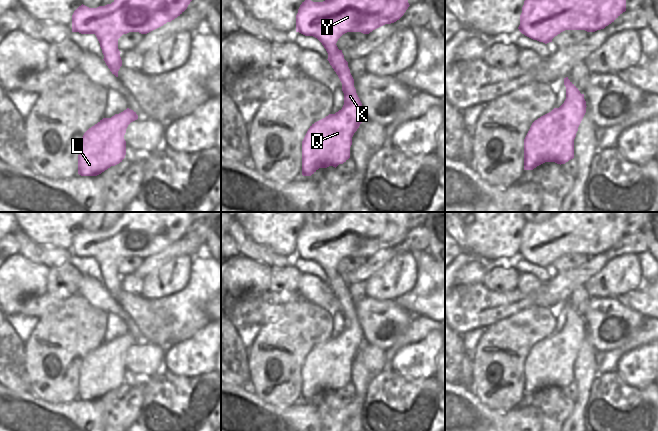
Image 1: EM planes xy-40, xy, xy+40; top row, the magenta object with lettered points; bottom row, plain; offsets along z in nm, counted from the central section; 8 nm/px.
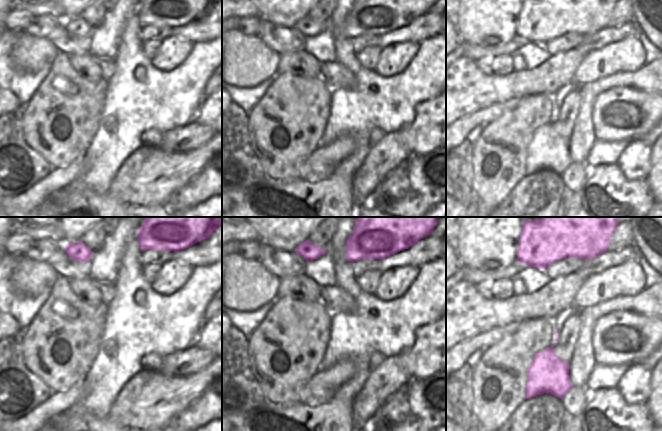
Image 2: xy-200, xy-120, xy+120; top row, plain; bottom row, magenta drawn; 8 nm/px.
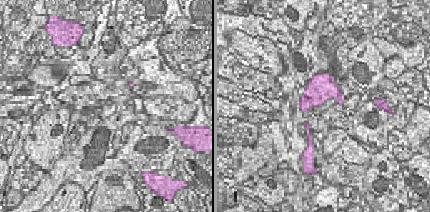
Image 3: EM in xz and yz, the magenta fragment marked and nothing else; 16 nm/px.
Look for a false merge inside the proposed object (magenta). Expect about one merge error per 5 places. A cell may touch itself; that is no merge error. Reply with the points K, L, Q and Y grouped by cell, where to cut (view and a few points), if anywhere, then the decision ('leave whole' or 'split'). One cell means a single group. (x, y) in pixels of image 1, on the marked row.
K L Q Y | no cut | leave whole

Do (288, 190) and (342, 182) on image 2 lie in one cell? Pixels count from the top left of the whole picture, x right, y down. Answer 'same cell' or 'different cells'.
same cell

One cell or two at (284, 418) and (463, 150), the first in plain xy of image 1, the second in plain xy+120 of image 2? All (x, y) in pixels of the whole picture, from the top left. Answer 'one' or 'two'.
one

